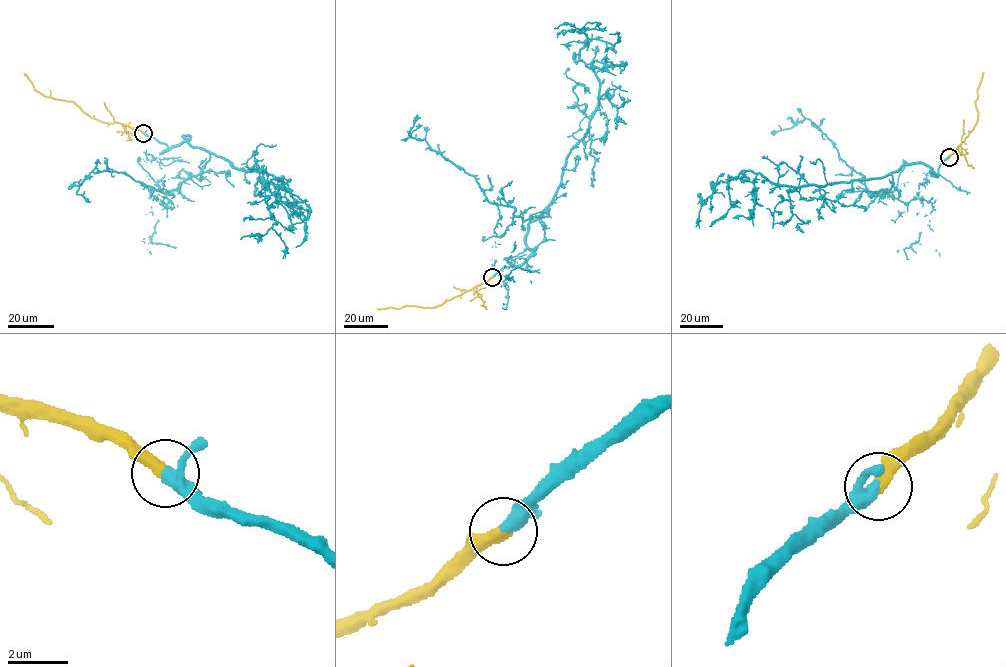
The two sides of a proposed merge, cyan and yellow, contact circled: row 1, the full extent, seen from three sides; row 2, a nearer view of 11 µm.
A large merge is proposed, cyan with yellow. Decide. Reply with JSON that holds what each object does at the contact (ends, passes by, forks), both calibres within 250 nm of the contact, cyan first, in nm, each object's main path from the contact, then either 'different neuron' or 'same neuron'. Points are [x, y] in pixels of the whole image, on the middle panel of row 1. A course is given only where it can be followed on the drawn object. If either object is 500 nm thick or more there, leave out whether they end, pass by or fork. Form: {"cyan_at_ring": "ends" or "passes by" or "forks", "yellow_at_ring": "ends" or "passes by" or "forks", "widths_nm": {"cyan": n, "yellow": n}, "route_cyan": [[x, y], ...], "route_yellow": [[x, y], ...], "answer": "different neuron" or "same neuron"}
{"cyan_at_ring": "passes by", "yellow_at_ring": "ends", "widths_nm": {"cyan": 320, "yellow": 440}, "route_cyan": [[492, 277], [533, 251], [527, 225], [558, 188], [598, 100], [598, 77], [580, 58], [587, 29], [554, 29]], "route_yellow": [[492, 277], [432, 308], [405, 305], [377, 309]], "answer": "same neuron"}

